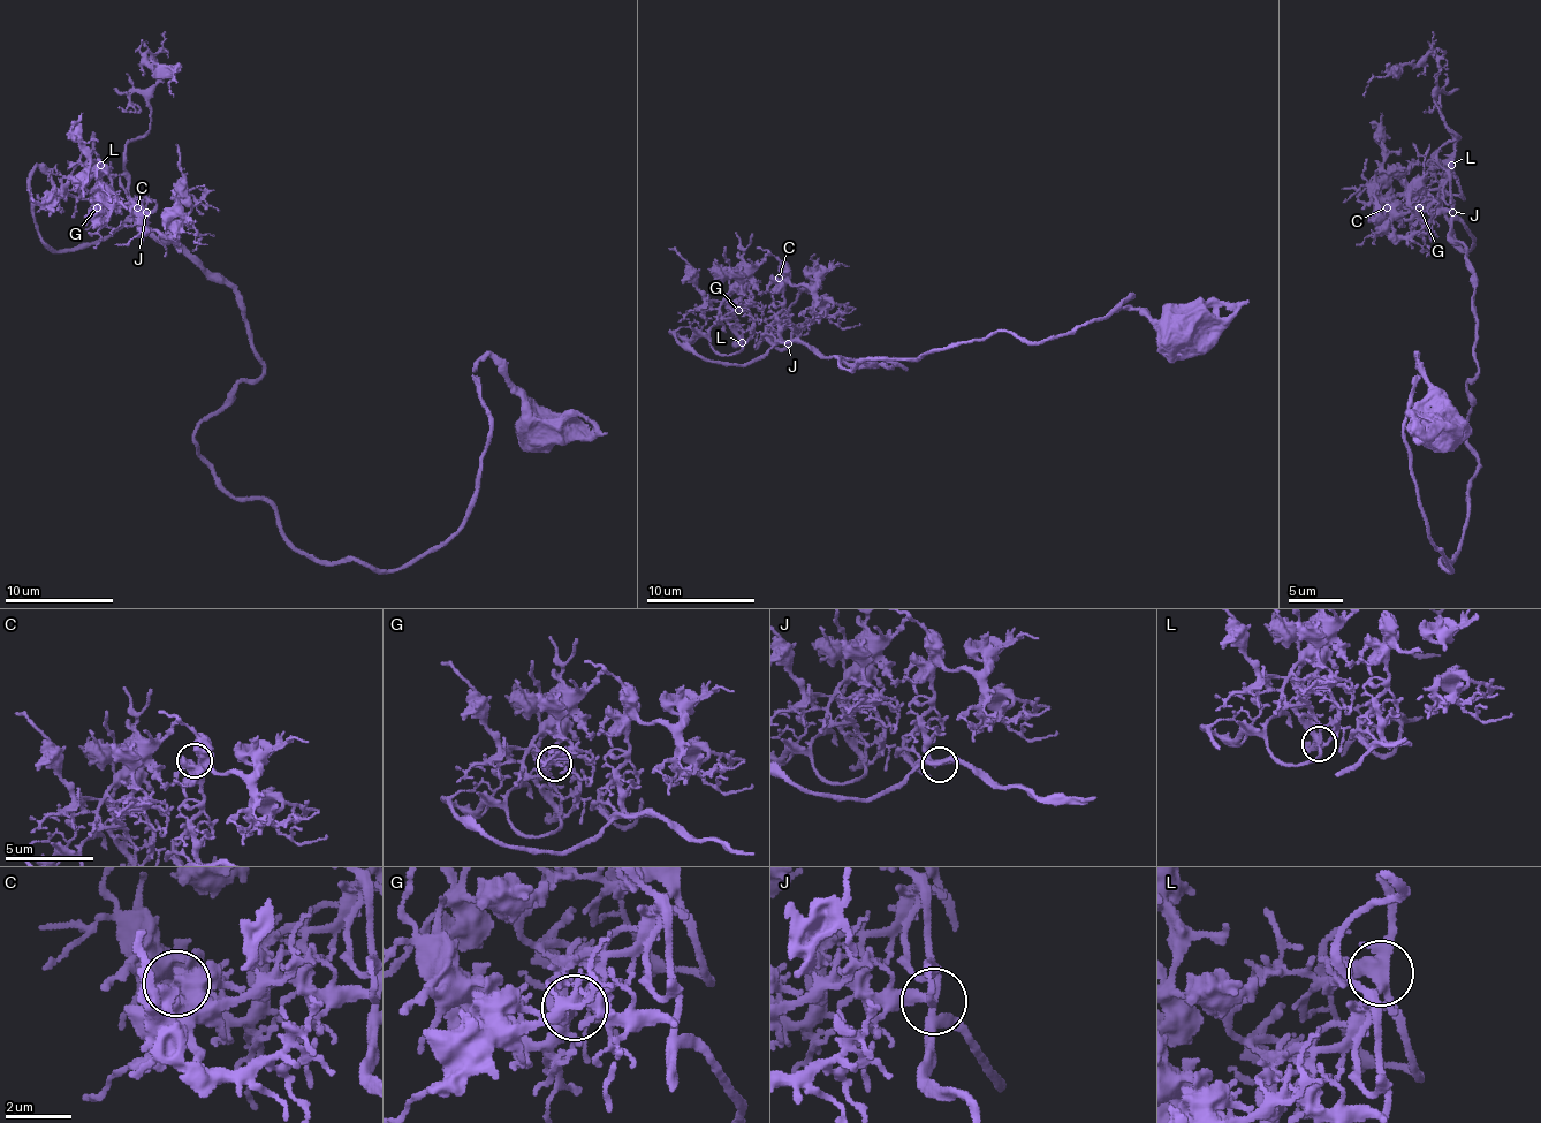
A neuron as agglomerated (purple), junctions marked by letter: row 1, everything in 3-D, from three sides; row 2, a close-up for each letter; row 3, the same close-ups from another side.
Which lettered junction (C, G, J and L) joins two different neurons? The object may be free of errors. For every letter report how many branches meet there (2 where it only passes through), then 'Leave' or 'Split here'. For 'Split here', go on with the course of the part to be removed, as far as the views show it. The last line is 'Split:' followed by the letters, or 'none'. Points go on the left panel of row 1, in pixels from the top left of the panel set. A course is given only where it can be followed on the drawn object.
C: Branches: 2. Leave
G: Branches: 5. Leave
J: Branches: 2. Leave
L: Branches: 5. Leave
Split: none

